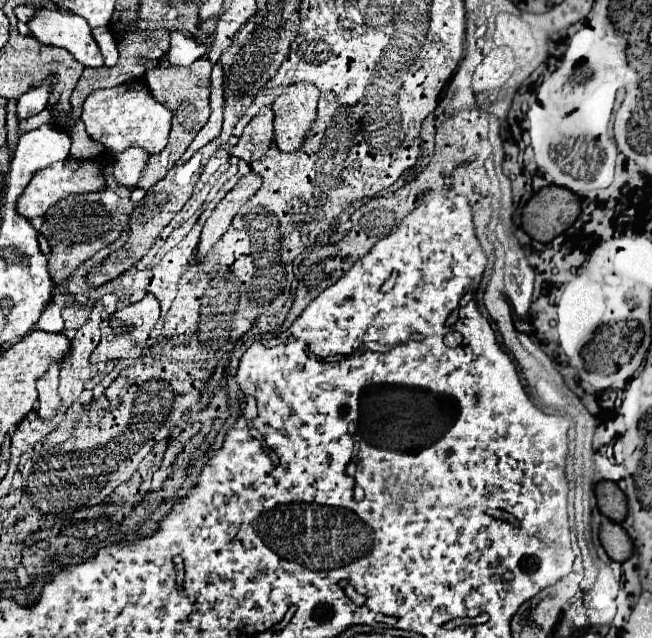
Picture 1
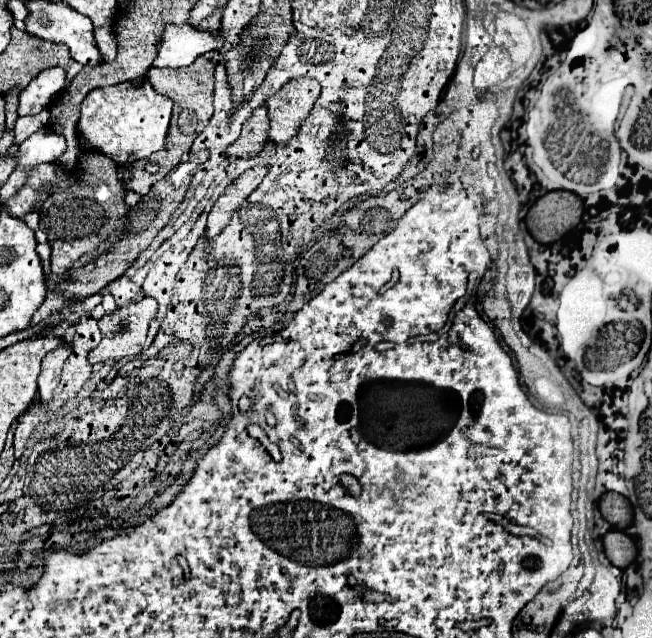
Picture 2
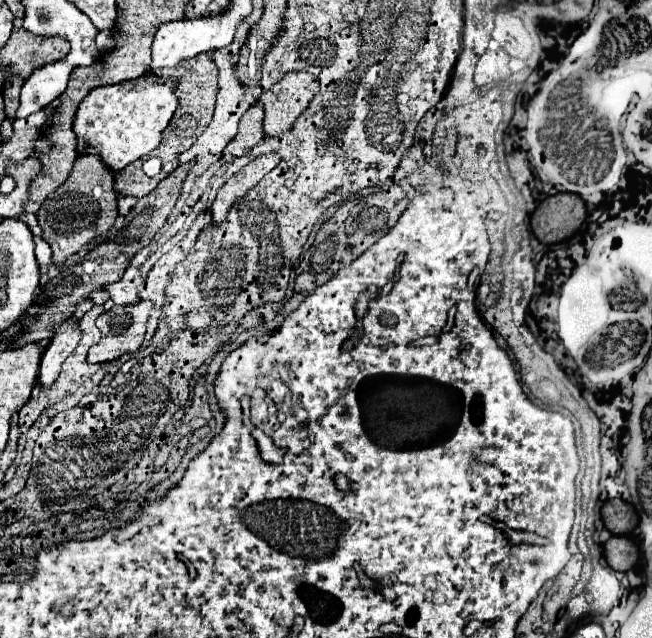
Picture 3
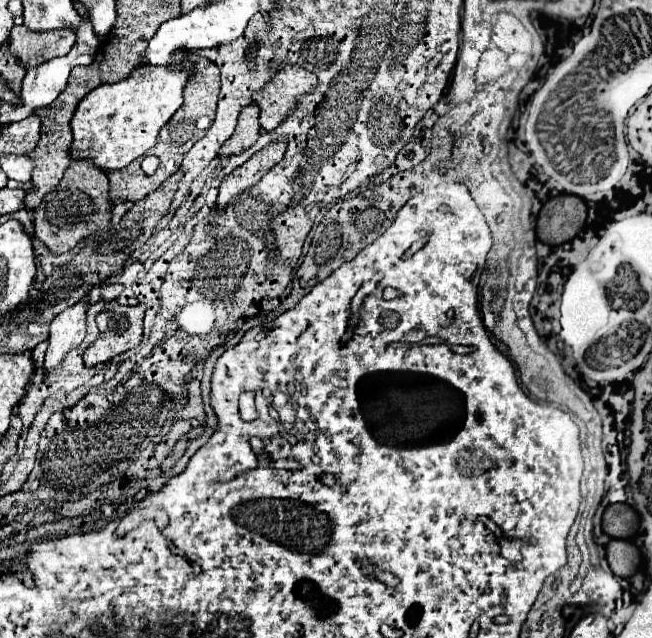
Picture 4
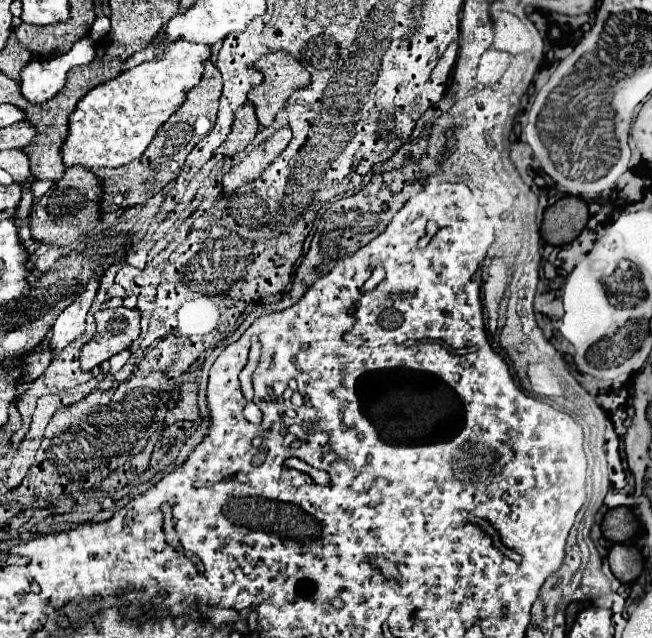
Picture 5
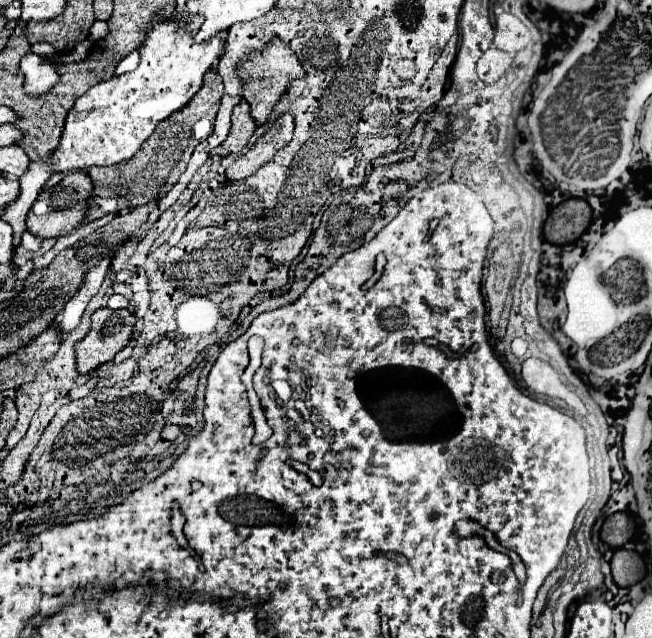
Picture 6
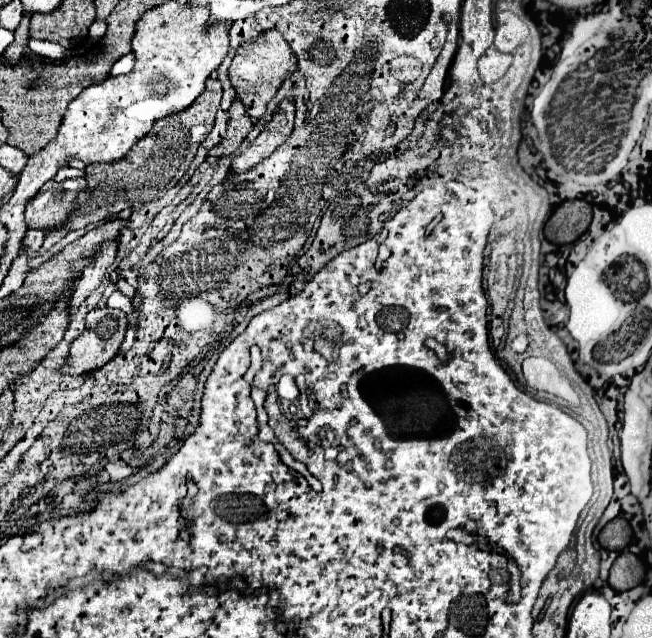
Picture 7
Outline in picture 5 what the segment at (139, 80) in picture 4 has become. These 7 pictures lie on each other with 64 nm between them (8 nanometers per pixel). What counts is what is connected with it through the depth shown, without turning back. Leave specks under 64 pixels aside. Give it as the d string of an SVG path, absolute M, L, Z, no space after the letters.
M178 40L166 46L164 60L144 62L122 76L92 88L70 114L70 134L62 148L66 166L82 164L94 168L120 168L140 158L158 128L182 106L186 92L200 82L204 60L212 48Z

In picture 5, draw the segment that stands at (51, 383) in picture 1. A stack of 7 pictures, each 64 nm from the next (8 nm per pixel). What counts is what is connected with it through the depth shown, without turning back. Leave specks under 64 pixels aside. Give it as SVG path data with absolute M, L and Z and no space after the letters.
M98 276L88 282L88 288L74 300L54 322L50 336L50 350L56 358L70 342L78 340L86 330L86 314L98 290Z

